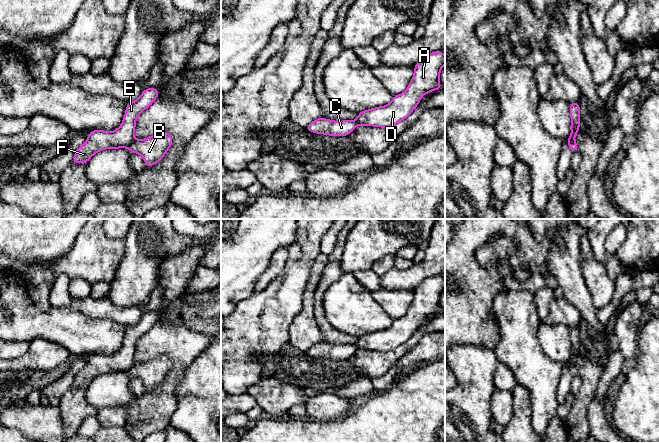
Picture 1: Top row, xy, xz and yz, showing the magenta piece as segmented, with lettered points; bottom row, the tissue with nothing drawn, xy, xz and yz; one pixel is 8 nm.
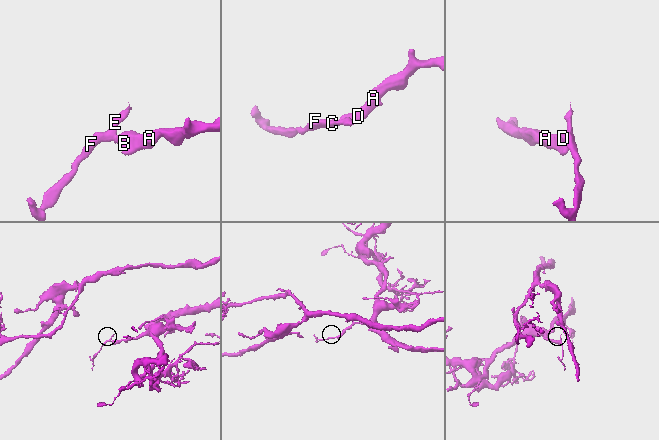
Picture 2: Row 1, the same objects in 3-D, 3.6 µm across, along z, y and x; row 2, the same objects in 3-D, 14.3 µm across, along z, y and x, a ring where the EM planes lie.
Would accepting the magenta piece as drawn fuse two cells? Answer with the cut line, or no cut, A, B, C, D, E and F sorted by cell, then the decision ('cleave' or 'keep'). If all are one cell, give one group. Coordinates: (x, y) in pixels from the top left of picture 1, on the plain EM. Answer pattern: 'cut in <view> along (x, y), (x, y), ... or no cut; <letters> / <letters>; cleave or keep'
cut in xy along (134, 363), (127, 370); A B D / C E F; cleave

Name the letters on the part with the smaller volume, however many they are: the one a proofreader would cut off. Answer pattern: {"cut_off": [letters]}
{"cut_off": ["C", "E", "F"]}

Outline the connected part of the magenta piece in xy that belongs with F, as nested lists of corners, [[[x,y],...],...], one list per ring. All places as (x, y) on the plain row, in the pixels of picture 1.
[[[146,312],[134,326],[128,326],[125,339],[120,351],[112,356],[92,354],[88,363],[74,378],[72,387],[88,387],[89,383],[97,376],[104,373],[126,372],[134,364],[136,342],[159,321],[156,312]]]

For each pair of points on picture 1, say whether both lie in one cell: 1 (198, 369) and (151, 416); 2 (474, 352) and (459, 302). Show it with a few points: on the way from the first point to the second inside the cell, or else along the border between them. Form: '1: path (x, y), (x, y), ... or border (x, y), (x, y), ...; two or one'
1: border (184, 370), (175, 389), (177, 408), (171, 415); two
2: border (455, 344), (483, 344), (493, 350); two

